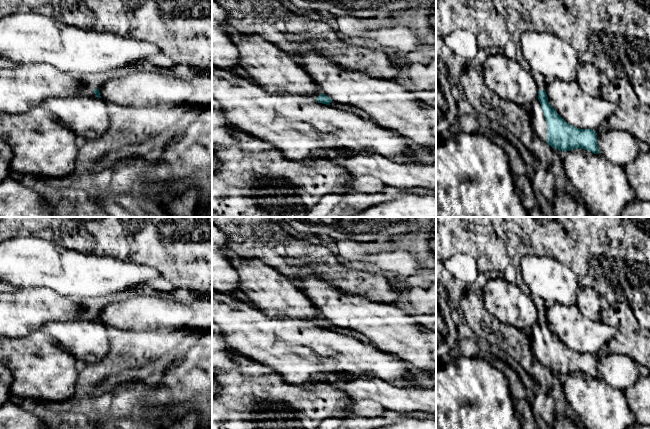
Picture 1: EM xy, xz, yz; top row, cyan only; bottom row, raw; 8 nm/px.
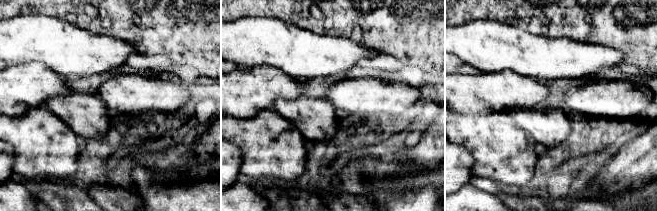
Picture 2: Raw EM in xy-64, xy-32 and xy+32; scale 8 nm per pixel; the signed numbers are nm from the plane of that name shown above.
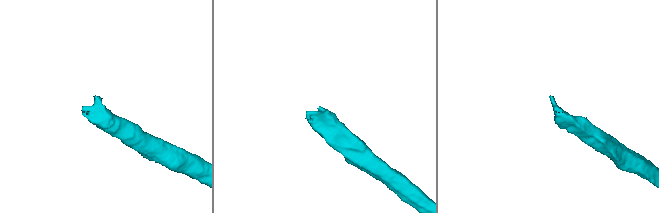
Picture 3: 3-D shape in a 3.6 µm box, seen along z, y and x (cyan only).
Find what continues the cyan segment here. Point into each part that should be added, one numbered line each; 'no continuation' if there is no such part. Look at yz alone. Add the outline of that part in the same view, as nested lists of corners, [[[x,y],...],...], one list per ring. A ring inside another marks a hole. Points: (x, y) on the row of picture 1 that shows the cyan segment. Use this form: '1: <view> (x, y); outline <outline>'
1: yz (536, 121); outline [[[535,99],[531,105],[531,109],[528,112],[528,125],[533,131],[533,134],[538,140],[546,142],[547,140],[547,122],[541,107],[541,104]]]

